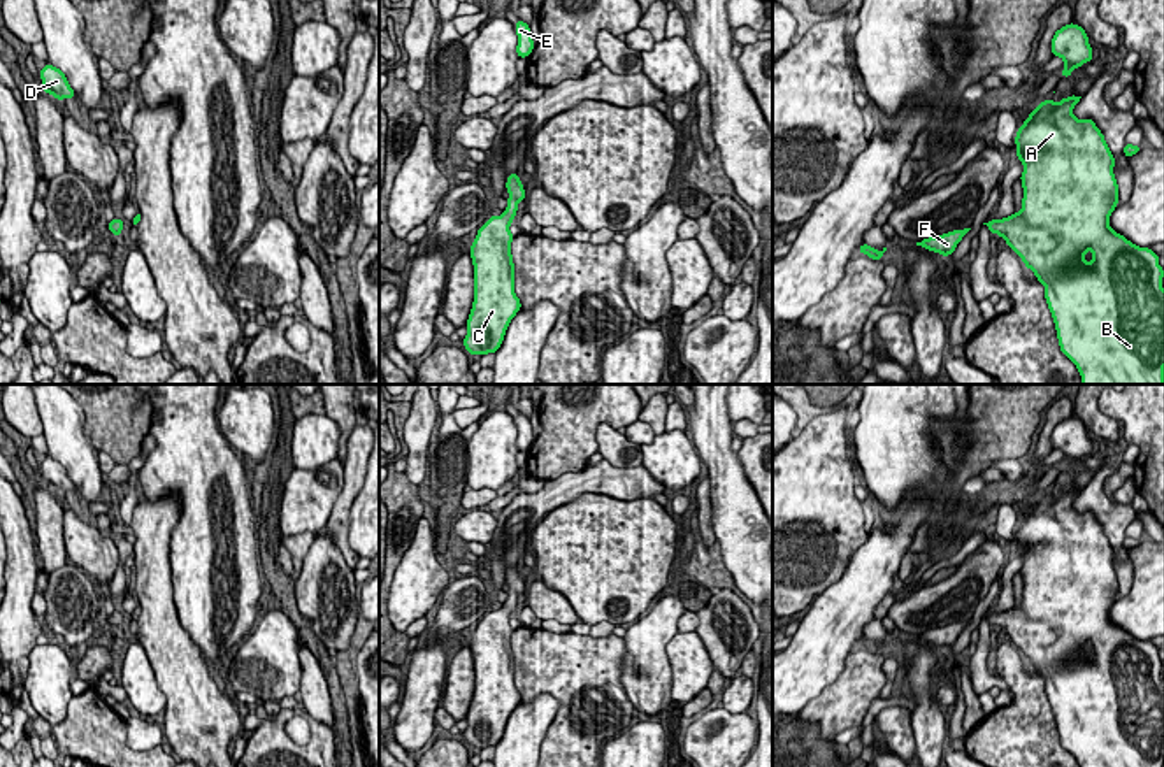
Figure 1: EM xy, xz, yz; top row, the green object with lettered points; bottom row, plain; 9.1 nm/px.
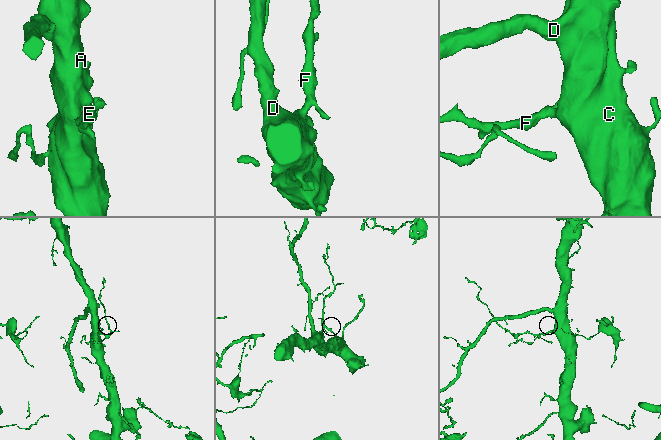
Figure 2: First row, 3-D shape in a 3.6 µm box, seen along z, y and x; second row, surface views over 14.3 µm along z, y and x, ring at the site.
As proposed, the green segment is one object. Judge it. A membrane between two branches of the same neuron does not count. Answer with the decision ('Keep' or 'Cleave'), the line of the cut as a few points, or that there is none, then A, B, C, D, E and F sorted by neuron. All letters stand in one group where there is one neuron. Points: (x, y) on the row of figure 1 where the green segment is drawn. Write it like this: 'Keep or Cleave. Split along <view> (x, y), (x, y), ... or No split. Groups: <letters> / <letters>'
Keep. No split. Groups: A B C D E F

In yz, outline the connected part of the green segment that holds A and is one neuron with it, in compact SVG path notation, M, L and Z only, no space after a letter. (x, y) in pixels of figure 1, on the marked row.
M1071 95L1059 104L1043 100L1025 118L1015 135L1017 158L1024 163L1022 209L983 225L1002 237L1045 286L1060 351L1076 365L1081 384L1164 384L1164 269L1157 253L1132 244L1110 226L1110 216L1118 205L1115 156L1096 123L1073 114L1080 98Z

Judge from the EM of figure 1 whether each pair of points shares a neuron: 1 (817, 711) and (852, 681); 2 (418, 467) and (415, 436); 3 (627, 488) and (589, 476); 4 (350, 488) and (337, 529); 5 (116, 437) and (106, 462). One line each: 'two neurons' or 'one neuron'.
1: one neuron
2: one neuron
3: one neuron
4: one neuron
5: two neurons

